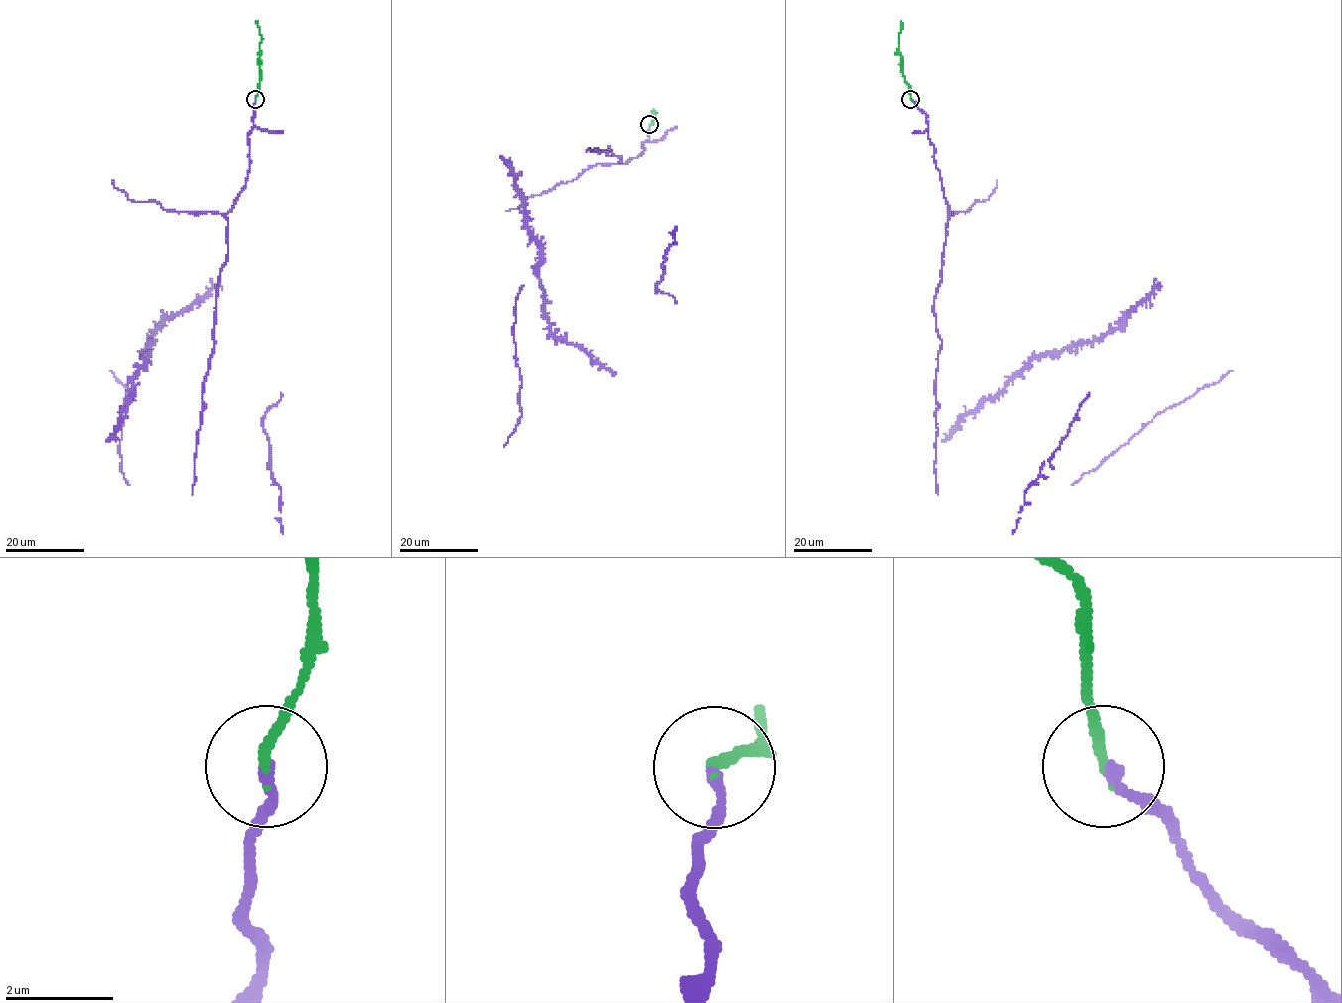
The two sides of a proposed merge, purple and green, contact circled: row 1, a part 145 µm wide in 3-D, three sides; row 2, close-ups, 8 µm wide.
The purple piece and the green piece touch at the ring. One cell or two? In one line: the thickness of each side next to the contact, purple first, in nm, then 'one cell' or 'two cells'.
calibres 200 and 180 nm; one cell

